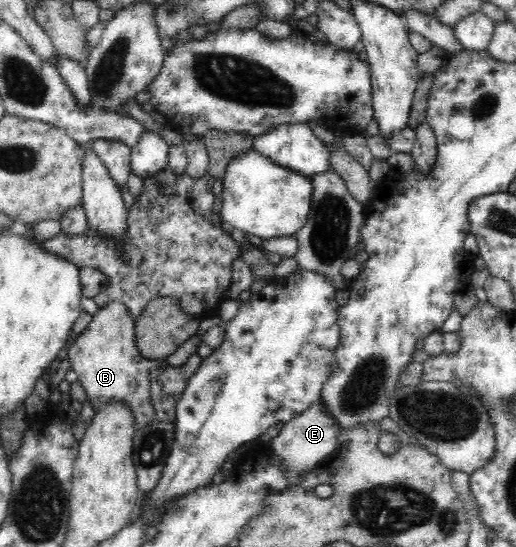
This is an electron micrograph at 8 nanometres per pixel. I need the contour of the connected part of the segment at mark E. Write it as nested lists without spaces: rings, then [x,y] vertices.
[[[319,401],[282,425],[281,432],[269,446],[281,460],[281,470],[284,471],[289,486],[301,484],[313,469],[335,451],[339,433],[339,426],[333,422],[333,418],[325,412]]]

